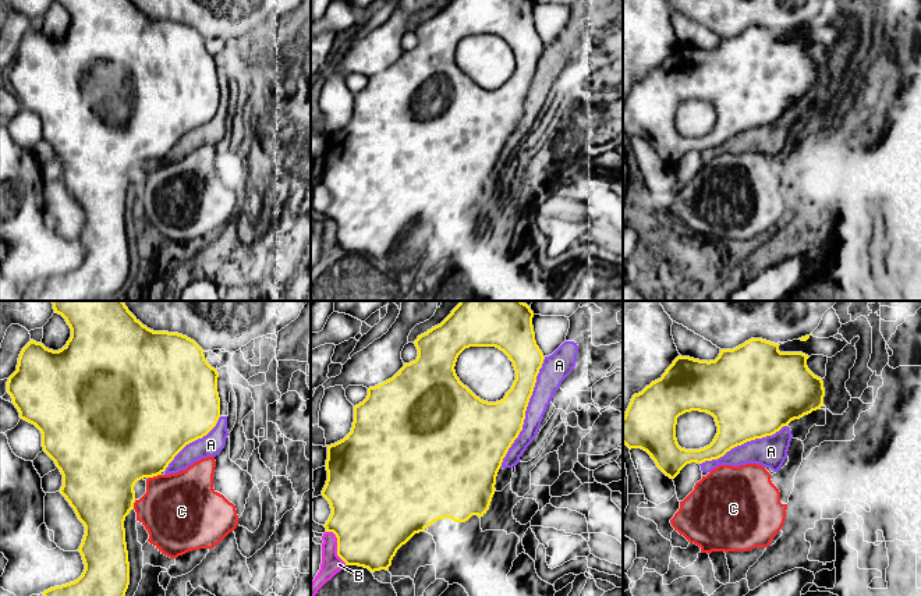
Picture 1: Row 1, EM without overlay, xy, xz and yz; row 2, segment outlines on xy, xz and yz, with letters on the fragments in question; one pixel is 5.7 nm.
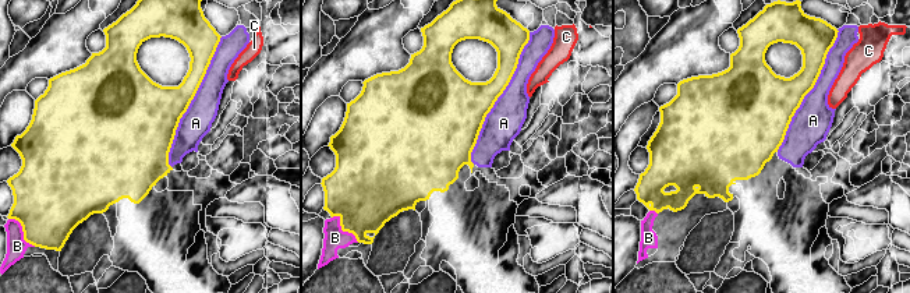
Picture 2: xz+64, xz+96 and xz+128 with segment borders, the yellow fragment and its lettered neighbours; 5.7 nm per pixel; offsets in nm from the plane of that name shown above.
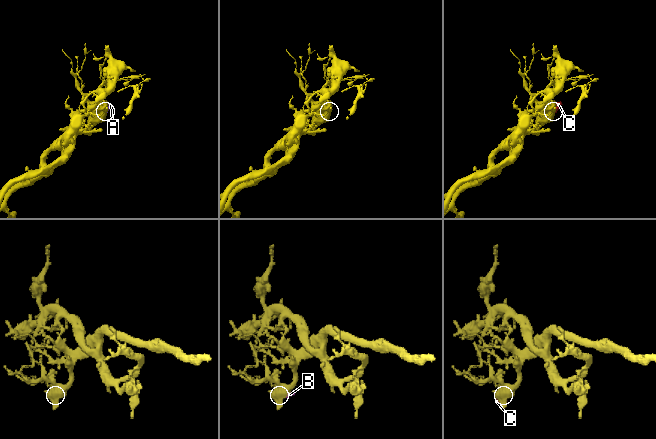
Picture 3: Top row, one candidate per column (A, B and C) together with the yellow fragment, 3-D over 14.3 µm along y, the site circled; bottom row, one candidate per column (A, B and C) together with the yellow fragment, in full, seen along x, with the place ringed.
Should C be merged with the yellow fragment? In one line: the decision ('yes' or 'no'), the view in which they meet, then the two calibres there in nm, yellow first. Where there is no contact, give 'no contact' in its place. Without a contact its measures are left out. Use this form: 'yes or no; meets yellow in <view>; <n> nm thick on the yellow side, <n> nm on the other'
no; meets yellow in xy; 480 nm thick on the yellow side, 440 nm on the other

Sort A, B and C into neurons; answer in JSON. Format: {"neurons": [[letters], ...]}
{"neurons": [["A", "B"], ["C"]]}

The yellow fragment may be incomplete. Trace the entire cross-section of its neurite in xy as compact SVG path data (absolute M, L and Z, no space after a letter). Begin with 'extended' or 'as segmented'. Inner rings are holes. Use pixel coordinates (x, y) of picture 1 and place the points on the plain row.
as segmented; M54 0L61 3L71 17L67 32L53 39L42 31L31 28L21 39L17 58L8 65L7 81L20 100L20 106L35 113L42 121L43 139L54 149L63 163L60 181L74 196L78 207L85 214L85 223L78 240L82 244L85 258L82 263L70 272L54 274L43 280L43 288L36 301L88 301L100 297L116 295L123 288L130 273L130 251L125 231L124 209L134 196L134 174L144 166L153 166L166 159L174 145L189 131L206 124L220 106L220 86L217 81L219 61L205 47L203 38L187 24L169 19L153 19L144 14L131 0Z

